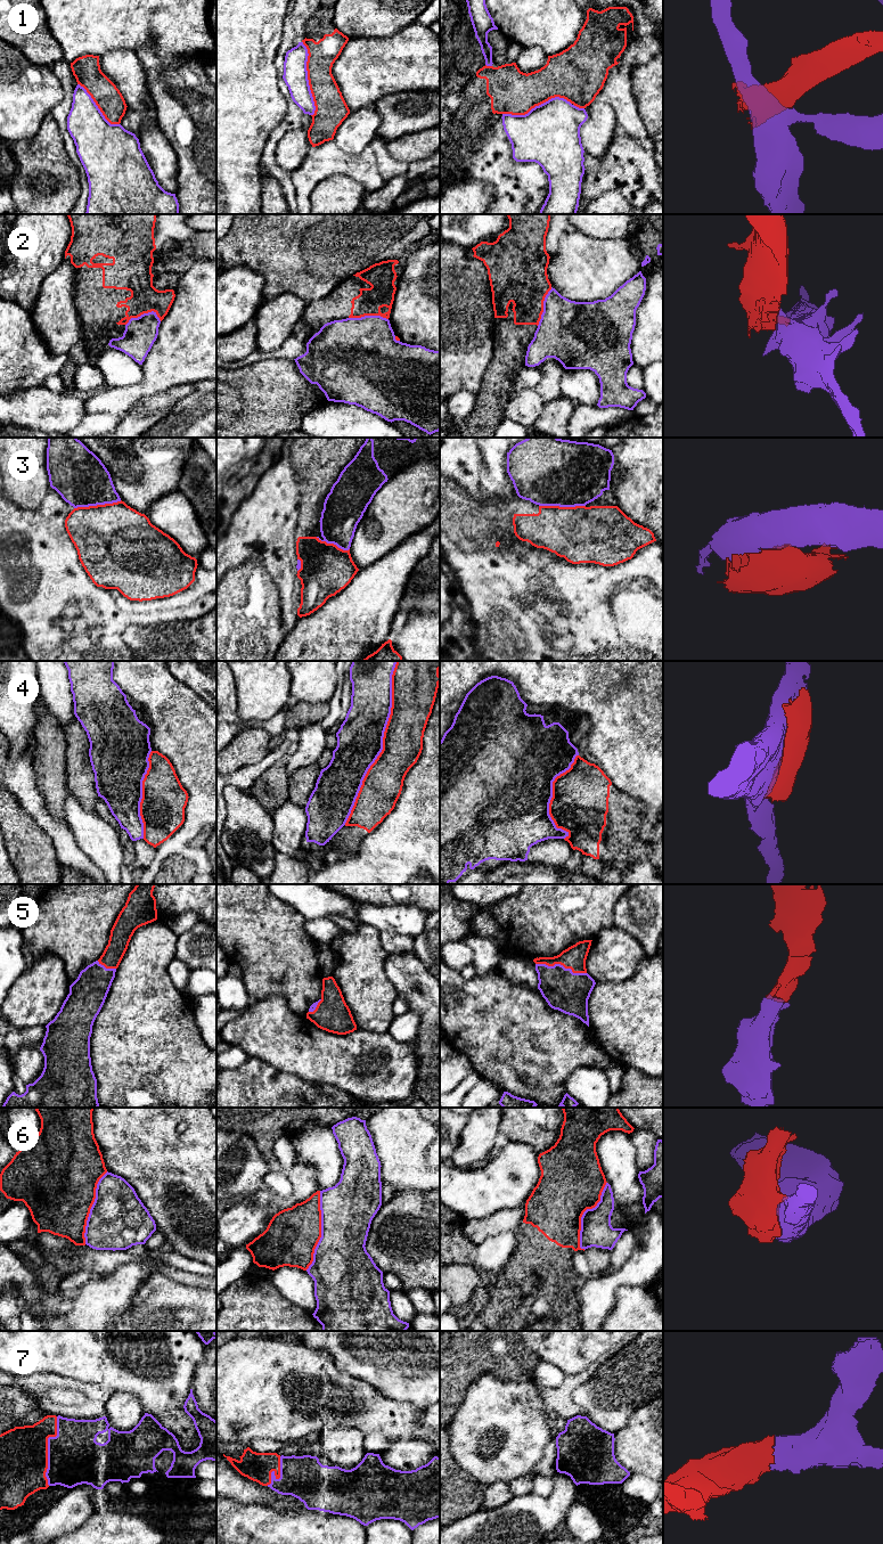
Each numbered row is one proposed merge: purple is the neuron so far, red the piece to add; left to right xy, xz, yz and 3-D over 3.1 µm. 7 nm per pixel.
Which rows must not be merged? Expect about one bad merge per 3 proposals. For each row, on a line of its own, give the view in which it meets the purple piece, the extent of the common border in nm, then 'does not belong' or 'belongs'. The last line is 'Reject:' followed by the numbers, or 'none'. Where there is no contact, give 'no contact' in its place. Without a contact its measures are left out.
1: xz | 550 nm | does not belong
2: xy | 260 nm | does not belong
3: xy | 340 nm | does not belong
4: xz | 1200 nm | does not belong
5: yz | 360 nm | belongs
6: xz | 550 nm | does not belong
7: xy | 500 nm | belongs
Reject: 1, 2, 3, 4, 6

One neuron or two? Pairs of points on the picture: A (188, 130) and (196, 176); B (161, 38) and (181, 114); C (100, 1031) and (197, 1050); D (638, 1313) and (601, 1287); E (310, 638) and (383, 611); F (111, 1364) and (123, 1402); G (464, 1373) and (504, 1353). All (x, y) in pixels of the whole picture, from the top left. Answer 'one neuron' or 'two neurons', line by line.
A: one neuron
B: two neurons
C: one neuron
D: two neurons
E: one neuron
F: two neurons
G: one neuron

